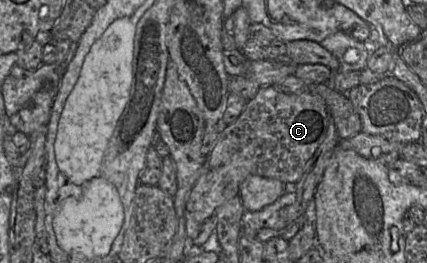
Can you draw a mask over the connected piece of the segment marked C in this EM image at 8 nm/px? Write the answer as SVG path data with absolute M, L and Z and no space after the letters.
M274 86L261 87L258 90L256 96L247 102L245 109L238 117L238 119L234 123L228 125L219 134L218 139L212 151L209 153L209 155L206 158L206 161L201 170L201 175L199 176L197 182L195 183L186 203L186 208L185 208L186 233L189 240L193 240L197 237L199 228L202 225L202 223L208 218L214 216L218 207L220 207L227 200L230 200L235 196L240 196L240 184L247 177L252 175L258 175L266 178L277 179L283 182L284 184L286 183L295 184L301 178L307 162L311 159L311 157L314 155L319 145L324 140L327 133L328 125L329 125L329 113L328 113L326 103L321 96L317 94L312 94L310 92L302 92L300 94L286 94L277 90Z

